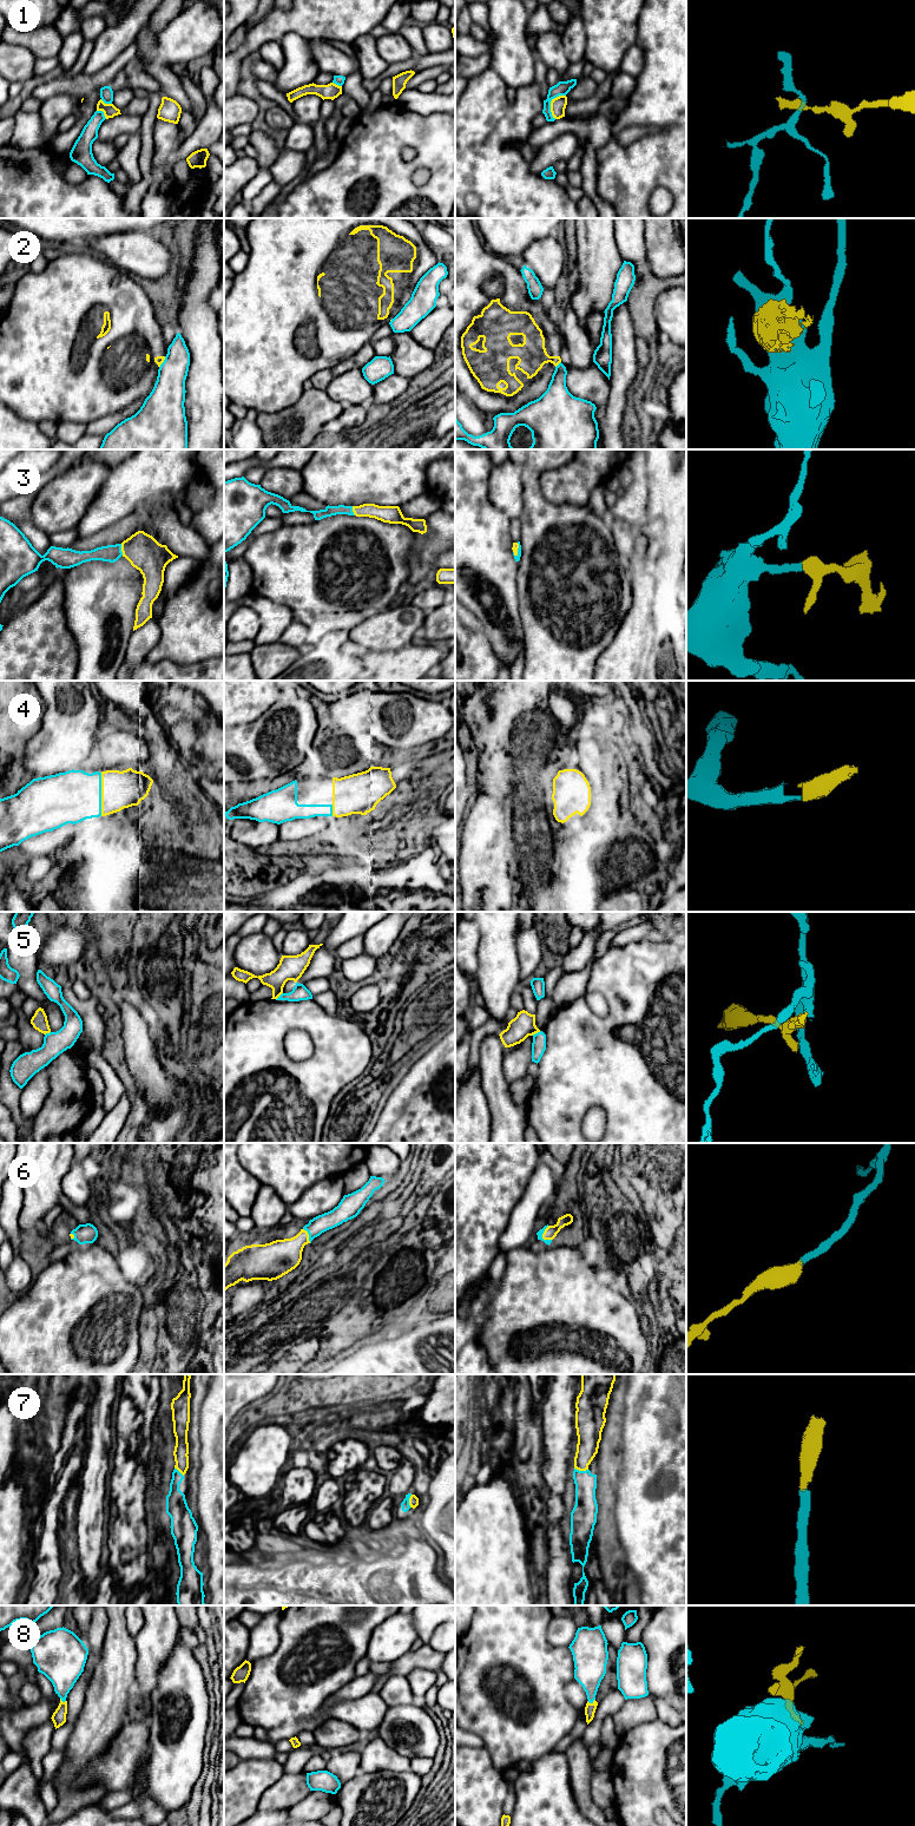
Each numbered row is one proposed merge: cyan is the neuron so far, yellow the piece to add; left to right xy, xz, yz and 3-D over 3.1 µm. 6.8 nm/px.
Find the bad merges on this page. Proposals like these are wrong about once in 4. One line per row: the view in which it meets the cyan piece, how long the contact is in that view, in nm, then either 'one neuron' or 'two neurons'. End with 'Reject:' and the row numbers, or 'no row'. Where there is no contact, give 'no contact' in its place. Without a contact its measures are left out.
1: meets cyan in yz; contact 190 nm long; two neurons
2: meets cyan in yz; contact 60 nm long; two neurons
3: meets cyan in xy; contact 80 nm long; one neuron
4: meets cyan in xy; contact 300 nm long; one neuron
5: meets cyan in yz; contact 70 nm long; two neurons
6: meets cyan in yz; contact 110 nm long; one neuron
7: meets cyan in yz; contact 100 nm long; one neuron
8: meets cyan in yz; contact 60 nm long; one neuron
Reject: 1, 2, 5

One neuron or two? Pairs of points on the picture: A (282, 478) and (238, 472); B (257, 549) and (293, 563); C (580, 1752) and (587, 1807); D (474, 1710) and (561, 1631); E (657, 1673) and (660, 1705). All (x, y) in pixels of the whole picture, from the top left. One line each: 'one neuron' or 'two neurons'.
A: two neurons
B: one neuron
C: one neuron
D: two neurons
E: two neurons

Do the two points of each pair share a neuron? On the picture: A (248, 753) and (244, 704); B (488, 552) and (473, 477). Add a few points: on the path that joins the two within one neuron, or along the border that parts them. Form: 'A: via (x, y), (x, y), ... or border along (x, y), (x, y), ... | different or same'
A: border along (269, 708), (249, 723), (236, 727) | different
B: via (473, 533), (473, 496) | same

